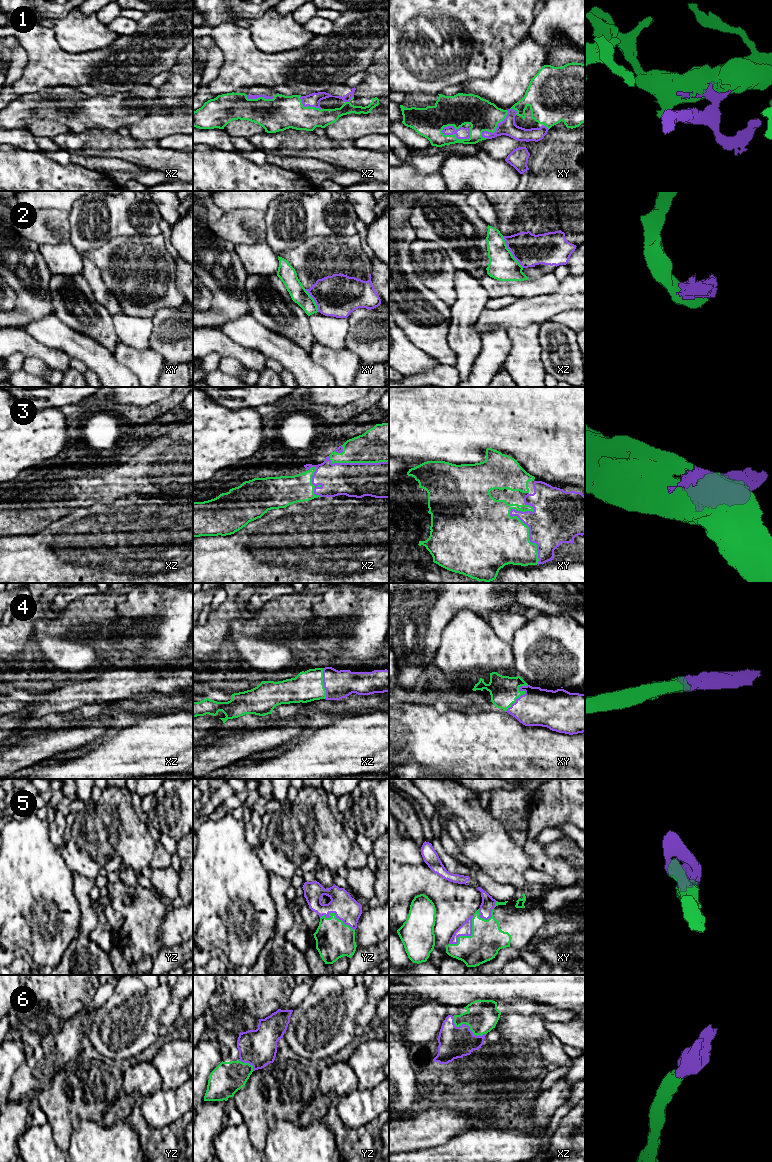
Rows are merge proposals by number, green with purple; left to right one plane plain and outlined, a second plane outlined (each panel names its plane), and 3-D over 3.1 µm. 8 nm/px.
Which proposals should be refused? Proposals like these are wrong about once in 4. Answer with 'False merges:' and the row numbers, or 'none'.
False merges: 2

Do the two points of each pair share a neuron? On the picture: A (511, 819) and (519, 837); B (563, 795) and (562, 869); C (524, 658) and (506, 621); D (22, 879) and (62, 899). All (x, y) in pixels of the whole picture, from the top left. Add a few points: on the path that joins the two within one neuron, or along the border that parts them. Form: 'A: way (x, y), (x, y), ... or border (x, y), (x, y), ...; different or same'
A: way (515, 823), (518, 826), (519, 833); same
B: way (544, 815), (532, 836), (532, 847), (542, 857); same
C: border (527, 620), (514, 633), (513, 641), (510, 644); different
D: way (32, 882), (45, 882), (52, 889); same

